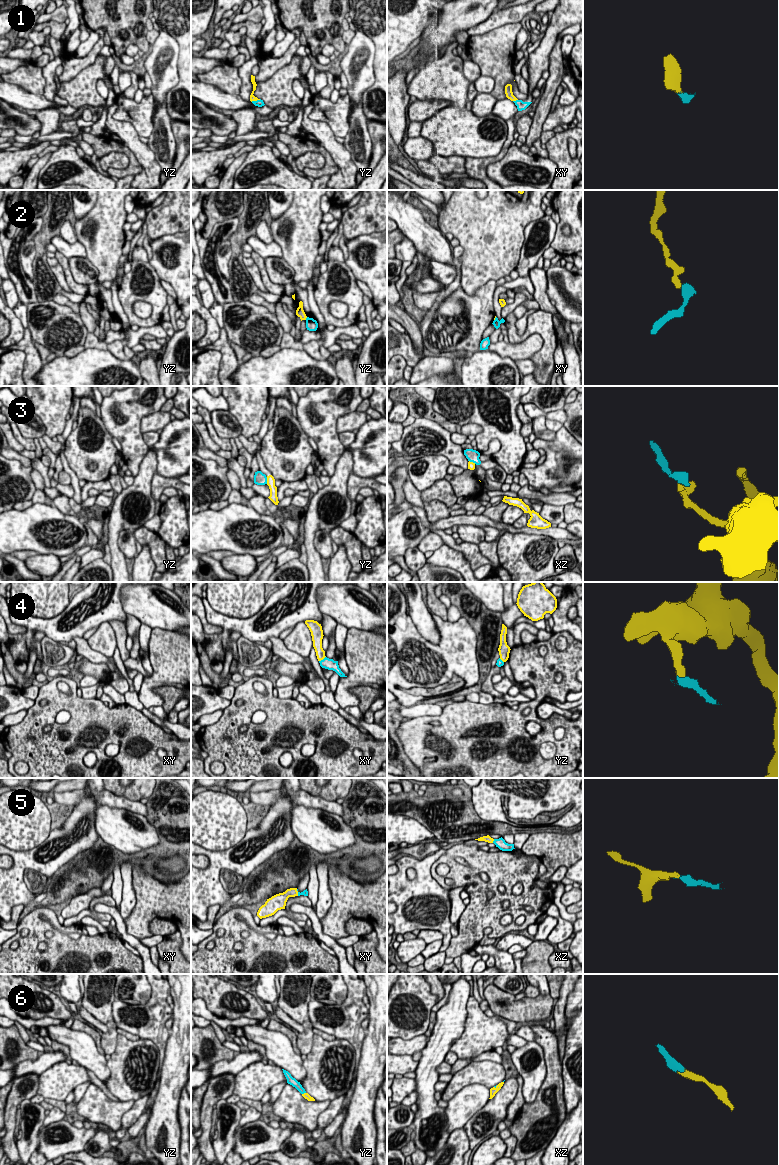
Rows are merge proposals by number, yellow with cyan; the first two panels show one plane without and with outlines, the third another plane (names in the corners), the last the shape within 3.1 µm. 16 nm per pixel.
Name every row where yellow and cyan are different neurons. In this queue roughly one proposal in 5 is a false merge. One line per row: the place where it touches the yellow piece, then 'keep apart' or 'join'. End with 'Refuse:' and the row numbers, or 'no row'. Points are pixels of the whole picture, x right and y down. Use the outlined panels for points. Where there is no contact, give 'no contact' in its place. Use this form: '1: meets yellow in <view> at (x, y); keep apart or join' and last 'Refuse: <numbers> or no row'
1: meets yellow in yz at (255, 100); join
2: meets yellow in yz at (306, 317); keep apart
3: meets yellow in yz at (267, 480); keep apart
4: meets yellow in xy at (322, 659); keep apart
5: meets yellow in xz at (493, 840); join
6: meets yellow in yz at (304, 1093); join
Refuse: 2, 3, 4

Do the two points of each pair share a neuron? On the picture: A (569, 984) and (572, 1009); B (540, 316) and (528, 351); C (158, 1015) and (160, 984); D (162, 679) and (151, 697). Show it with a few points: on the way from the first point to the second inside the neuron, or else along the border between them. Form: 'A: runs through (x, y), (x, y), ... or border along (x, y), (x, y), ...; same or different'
A: border along (572, 990), (567, 998), (564, 1016); different
B: border along (543, 339), (532, 333), (524, 340), (512, 343); different
C: runs through (158, 1007), (160, 992); same
D: runs through (157, 681), (150, 688), (150, 692); same

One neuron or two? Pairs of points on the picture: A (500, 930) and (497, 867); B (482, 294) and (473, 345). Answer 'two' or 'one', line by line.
A: one
B: one

